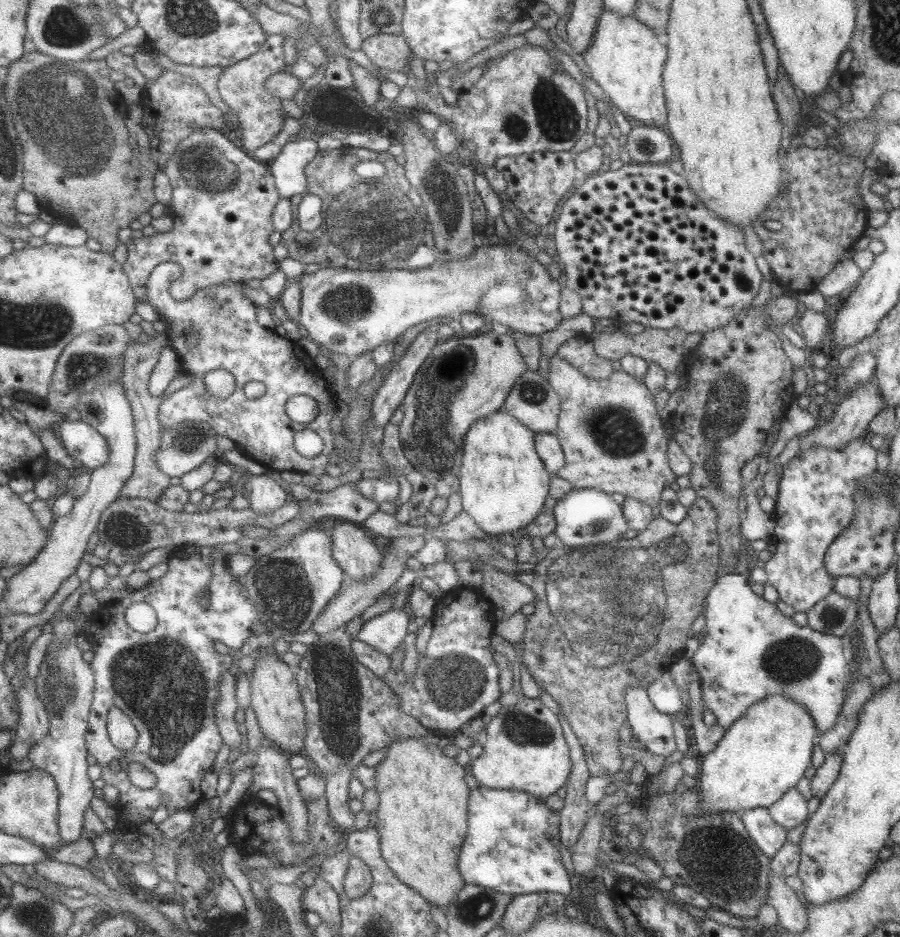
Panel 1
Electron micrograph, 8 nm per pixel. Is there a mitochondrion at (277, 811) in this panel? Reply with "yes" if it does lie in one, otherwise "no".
no

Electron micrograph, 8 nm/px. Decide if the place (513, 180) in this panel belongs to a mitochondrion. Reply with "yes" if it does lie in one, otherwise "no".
no

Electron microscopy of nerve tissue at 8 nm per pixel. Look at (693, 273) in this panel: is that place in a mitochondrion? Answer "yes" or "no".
no

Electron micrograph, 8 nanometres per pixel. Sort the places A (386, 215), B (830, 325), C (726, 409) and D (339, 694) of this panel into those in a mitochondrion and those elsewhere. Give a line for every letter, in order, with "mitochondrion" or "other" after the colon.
A: mitochondrion
B: other
C: mitochondrion
D: mitochondrion

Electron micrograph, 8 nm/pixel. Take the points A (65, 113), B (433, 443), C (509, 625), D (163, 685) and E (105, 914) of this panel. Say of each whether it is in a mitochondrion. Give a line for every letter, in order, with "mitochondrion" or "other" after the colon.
A: mitochondrion
B: mitochondrion
C: other
D: mitochondrion
E: other

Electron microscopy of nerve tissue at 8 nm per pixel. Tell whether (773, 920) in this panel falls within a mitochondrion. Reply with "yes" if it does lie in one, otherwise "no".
no

